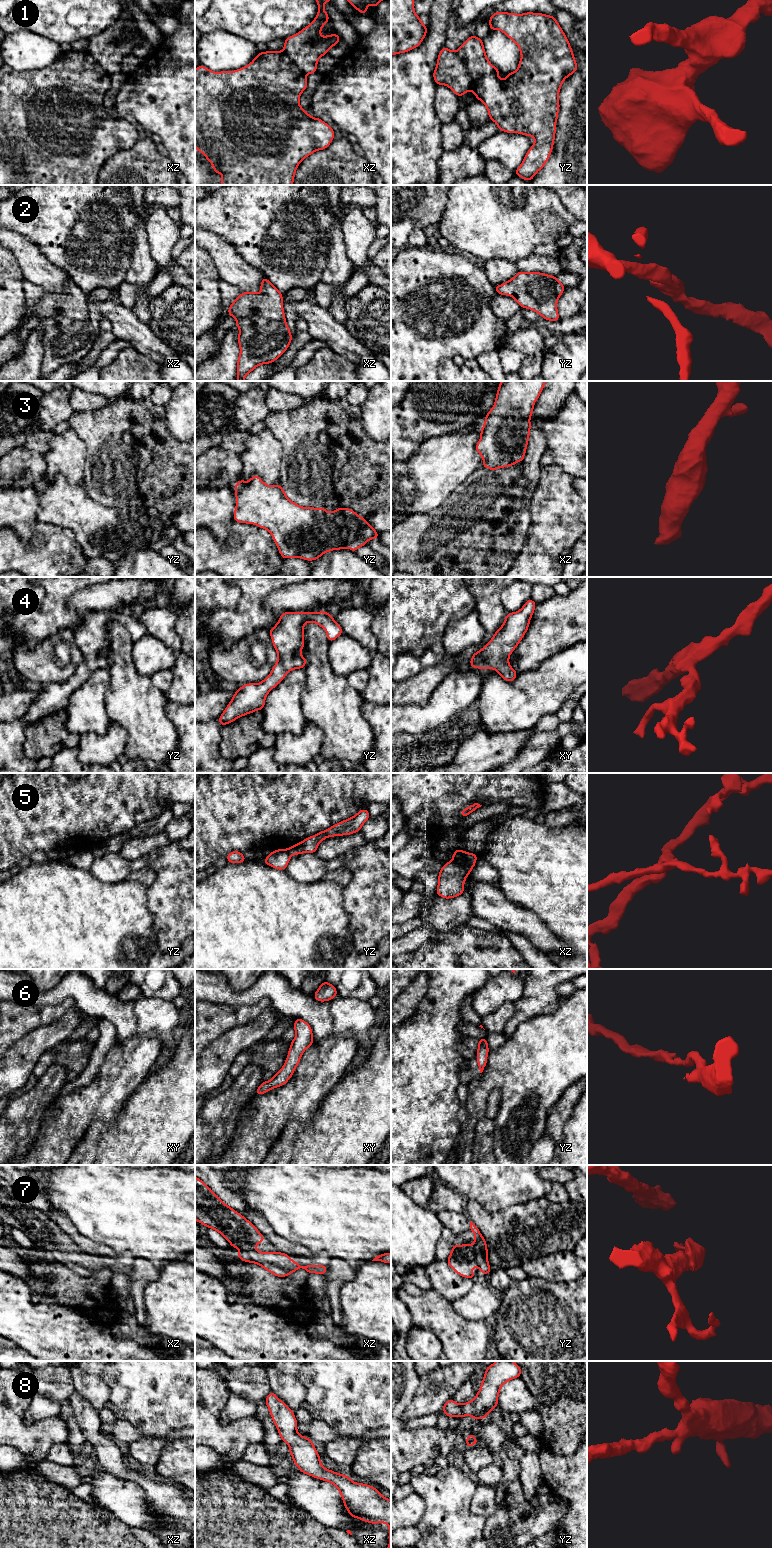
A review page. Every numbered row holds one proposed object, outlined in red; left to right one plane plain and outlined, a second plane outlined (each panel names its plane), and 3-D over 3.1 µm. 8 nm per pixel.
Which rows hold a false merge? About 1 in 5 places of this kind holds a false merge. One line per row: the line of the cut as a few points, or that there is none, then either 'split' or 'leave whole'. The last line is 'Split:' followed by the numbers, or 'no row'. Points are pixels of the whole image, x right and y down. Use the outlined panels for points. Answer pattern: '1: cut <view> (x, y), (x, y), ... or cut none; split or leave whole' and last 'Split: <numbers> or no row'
1: cut yz (456, 51), (456, 54), (468, 71), (470, 78), (469, 90); split
2: cut none; leave whole
3: cut none; leave whole
4: cut none; leave whole
5: cut xz (453, 860), (469, 872); split
6: cut none; leave whole
7: cut none; leave whole
8: cut none; leave whole
Split: 1, 5

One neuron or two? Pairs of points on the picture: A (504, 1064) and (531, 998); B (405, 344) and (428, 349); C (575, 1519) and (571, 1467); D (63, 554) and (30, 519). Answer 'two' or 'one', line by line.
A: two
B: one
C: one
D: two

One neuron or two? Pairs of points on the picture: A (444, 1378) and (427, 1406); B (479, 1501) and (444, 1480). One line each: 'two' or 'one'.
A: one
B: two

